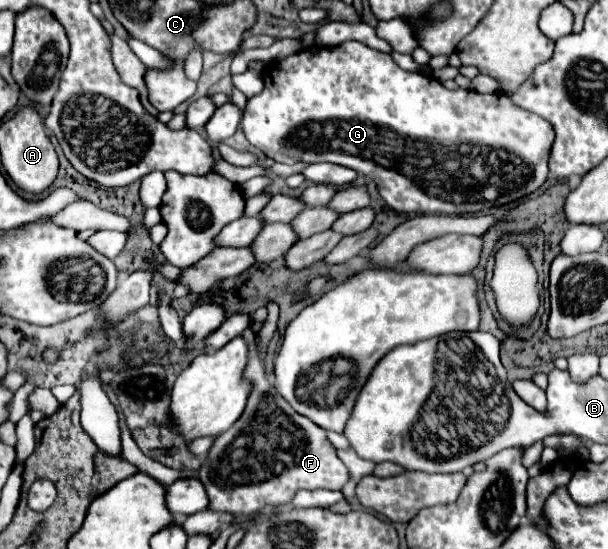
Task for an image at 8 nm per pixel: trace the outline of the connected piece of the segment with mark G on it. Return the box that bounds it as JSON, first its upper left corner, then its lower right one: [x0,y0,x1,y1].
[241,42,555,214]

